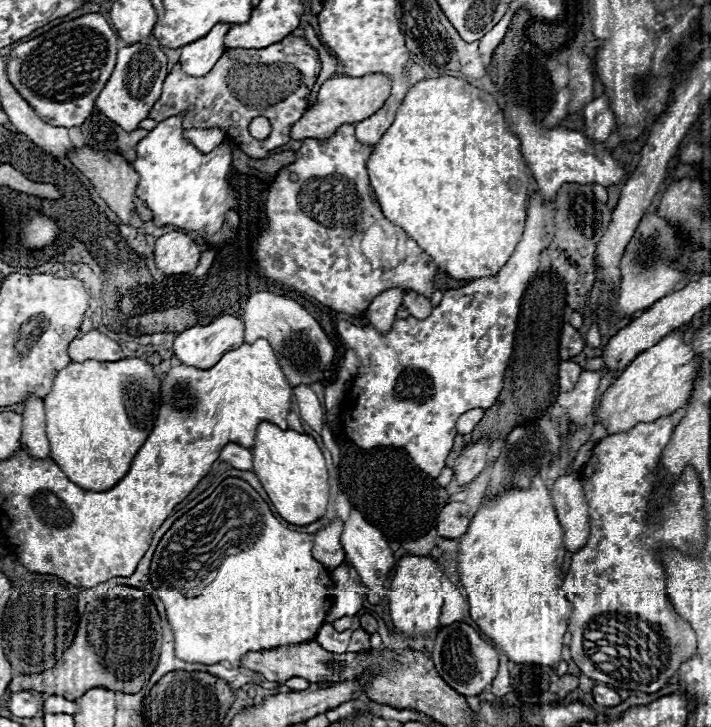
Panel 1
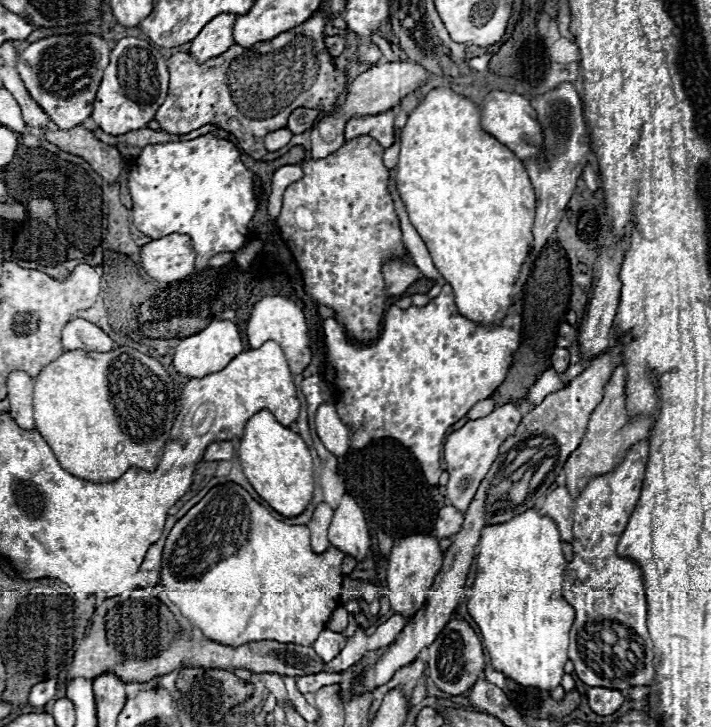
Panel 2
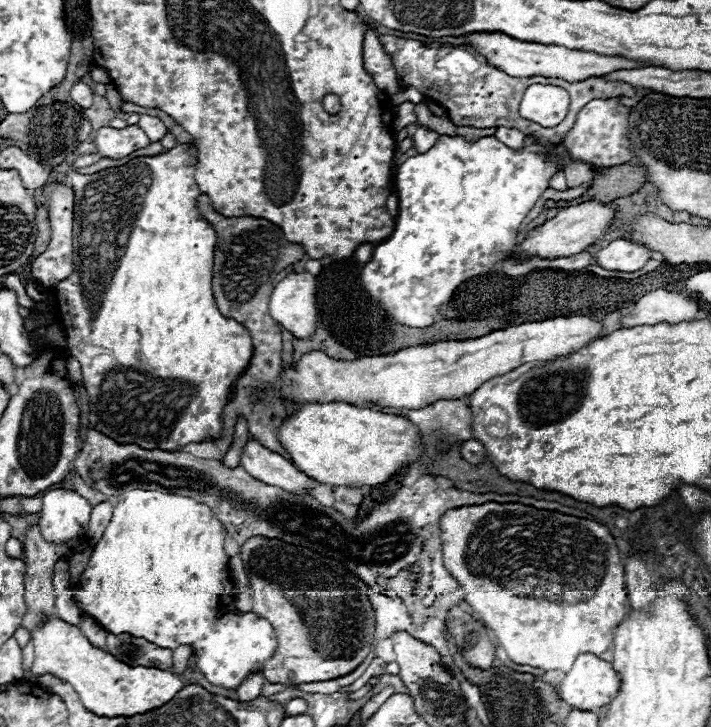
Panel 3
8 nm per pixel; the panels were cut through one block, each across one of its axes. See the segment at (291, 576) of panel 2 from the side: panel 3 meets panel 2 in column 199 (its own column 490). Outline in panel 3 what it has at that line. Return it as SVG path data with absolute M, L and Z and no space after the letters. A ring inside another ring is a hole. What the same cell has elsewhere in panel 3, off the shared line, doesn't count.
M486 502L482 506L464 506L446 512L440 530L444 566L460 582L474 616L492 630L496 642L512 662L568 672L578 654L592 652L600 656L612 646L612 632L626 616L628 594L624 564L606 526L524 504Z

